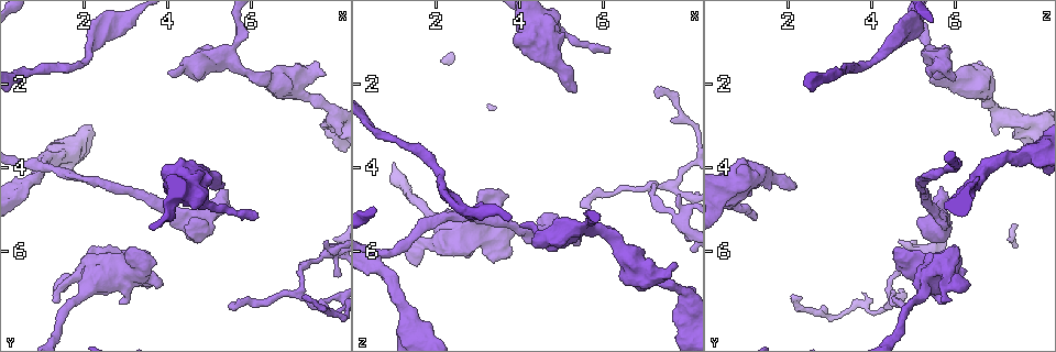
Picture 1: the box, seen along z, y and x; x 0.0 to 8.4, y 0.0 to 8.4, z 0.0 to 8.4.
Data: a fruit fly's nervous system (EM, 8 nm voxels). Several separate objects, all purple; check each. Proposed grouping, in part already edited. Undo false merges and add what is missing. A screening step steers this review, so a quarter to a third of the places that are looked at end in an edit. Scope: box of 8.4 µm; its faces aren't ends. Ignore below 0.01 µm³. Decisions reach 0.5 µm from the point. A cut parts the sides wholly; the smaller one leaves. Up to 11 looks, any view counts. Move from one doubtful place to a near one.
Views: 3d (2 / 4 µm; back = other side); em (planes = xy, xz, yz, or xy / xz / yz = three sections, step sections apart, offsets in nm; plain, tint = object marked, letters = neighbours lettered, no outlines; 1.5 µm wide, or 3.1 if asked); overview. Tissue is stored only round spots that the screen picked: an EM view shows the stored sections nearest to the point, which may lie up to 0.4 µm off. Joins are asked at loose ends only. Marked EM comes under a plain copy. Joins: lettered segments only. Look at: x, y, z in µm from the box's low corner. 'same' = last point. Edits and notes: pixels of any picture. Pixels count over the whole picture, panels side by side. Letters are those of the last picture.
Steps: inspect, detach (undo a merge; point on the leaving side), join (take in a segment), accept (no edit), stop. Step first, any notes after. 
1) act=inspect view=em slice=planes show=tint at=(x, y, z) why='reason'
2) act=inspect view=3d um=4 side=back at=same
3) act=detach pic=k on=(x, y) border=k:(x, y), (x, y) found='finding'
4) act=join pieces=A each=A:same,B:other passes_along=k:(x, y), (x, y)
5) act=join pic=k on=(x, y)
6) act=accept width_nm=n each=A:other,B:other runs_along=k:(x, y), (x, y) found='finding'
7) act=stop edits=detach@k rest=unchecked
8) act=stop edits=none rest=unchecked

act=inspect view=em slice=planes show=letters at=(5.30, 4.40, 2.20) why='branch stops here'

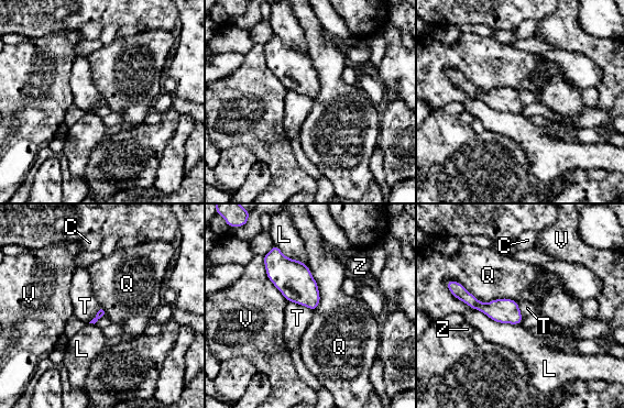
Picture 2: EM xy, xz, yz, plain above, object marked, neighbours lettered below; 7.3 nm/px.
act=accept each=C:other,L:other,Q:other,T:other,V:other,Z:other border=2:(287, 300), (306, 306), (313, 311) found='no lettered segment goes on from it'

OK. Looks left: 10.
act=inspect view=3d um=4 at=(2.85, 5.95, 5.95) why='an open end'

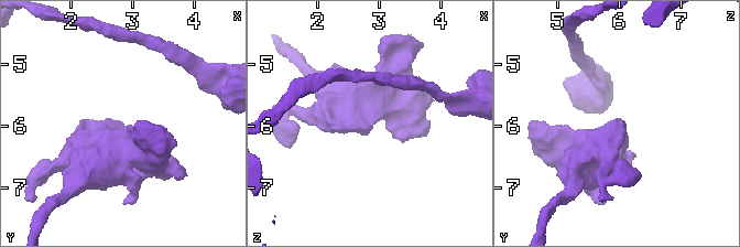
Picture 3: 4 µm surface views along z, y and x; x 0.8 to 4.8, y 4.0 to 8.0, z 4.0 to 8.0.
act=inspect view=em slice=xz step=4 show=letters at=(2.85, 5.95, 5.95)

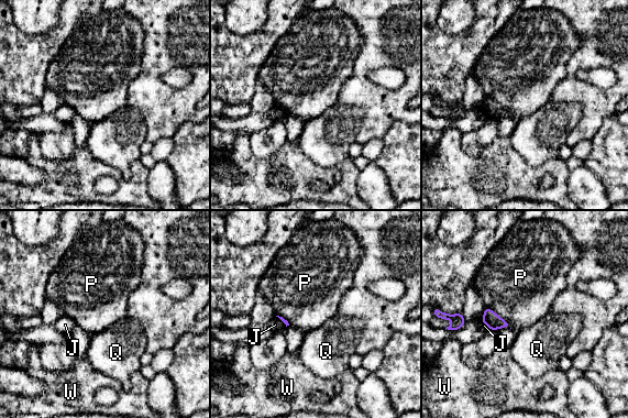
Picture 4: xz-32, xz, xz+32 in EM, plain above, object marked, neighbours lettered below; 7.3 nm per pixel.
act=accept each=J:other,P:other,Q:other,W:other border=4:(485, 306), (505, 319), (511, 328) found='no lettered segment goes on from it'

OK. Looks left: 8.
act=inspect view=em slice=planes show=tint at=(1.30, 6.95, 6.05) why='free end'

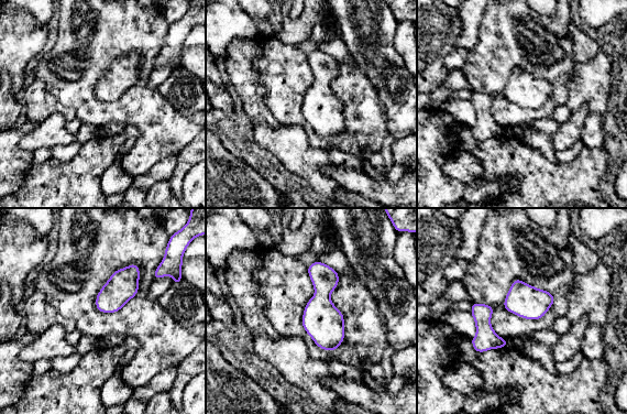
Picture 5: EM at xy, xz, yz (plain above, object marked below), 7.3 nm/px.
act=inspect view=em slice=planes show=letters at=same why='what lies round it'

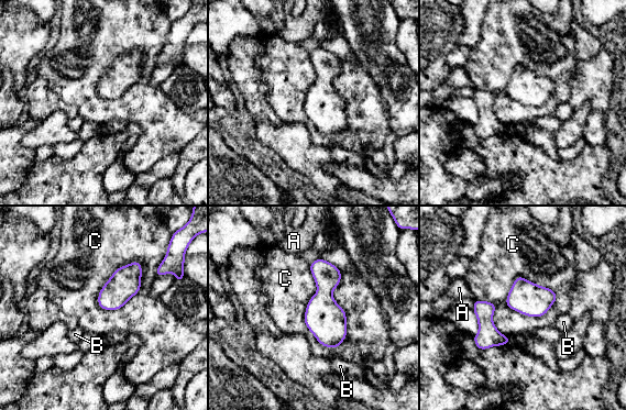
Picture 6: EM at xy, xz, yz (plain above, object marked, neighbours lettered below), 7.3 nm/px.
act=accept each=A:other,B:other,C:other border=6:(309, 263), (304, 323), (335, 350) found='none of them fits'

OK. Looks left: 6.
act=inspect view=em slice=xy step=8 show=tint at=(5.35, 4.45, 5.65)

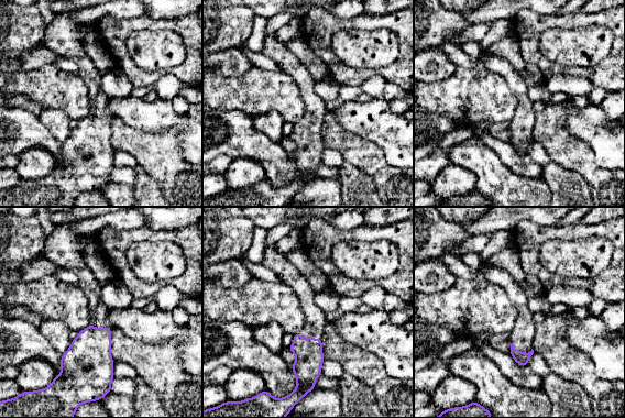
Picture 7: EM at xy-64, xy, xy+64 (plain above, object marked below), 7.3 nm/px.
act=inspect view=em slice=xz step=4 show=letters at=same

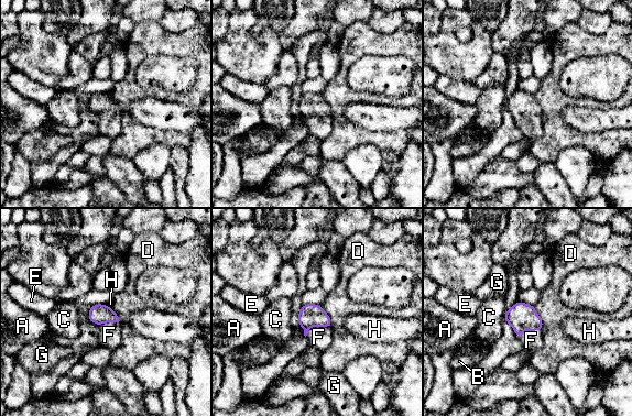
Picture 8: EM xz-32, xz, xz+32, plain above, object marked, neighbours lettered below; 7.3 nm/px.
act=join pieces=F longest_contact=F:200nm each=A:other,B:other,C:other,D:other,E:other,F:same,G:other,H:other passes_along=8:(311, 315), (316, 326), (318, 337) found='it goes on there'

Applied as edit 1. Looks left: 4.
act=inspect view=em slice=xz step=4 show=tint at=(7.20, 7.00, 4.50) why='four arms meet'

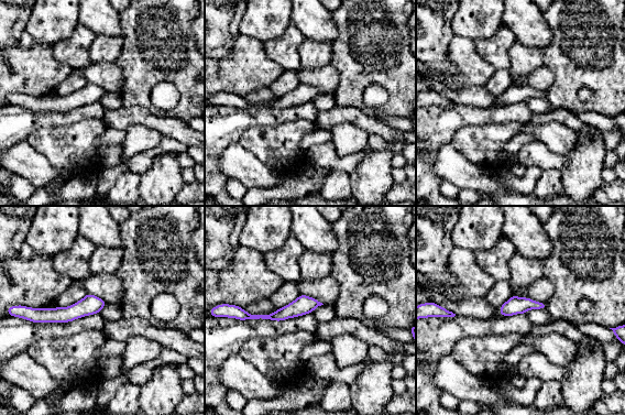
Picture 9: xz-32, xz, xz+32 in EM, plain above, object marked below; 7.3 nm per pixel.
act=inspect view=em slice=planes show=letters at=same

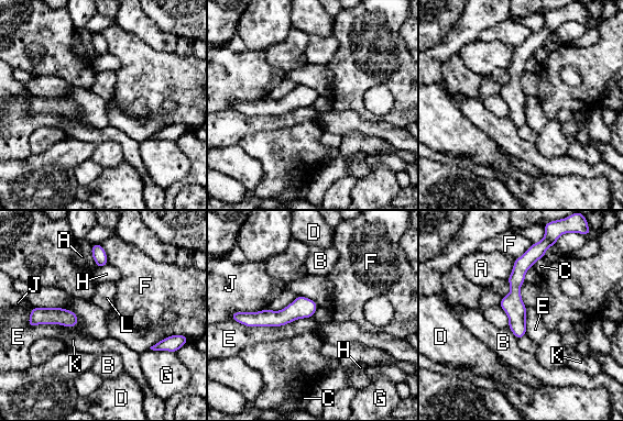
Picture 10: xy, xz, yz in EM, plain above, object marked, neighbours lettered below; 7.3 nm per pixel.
act=accept each=A:other,B:other,C:other,D:other,E:other,F:other,G:other,H:other,J:other,K:other,L:other border=10:(78, 318), (72, 327), (28, 324) found='continuous, no second cell'

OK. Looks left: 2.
act=stop edits=join@8 rest=unchecked

